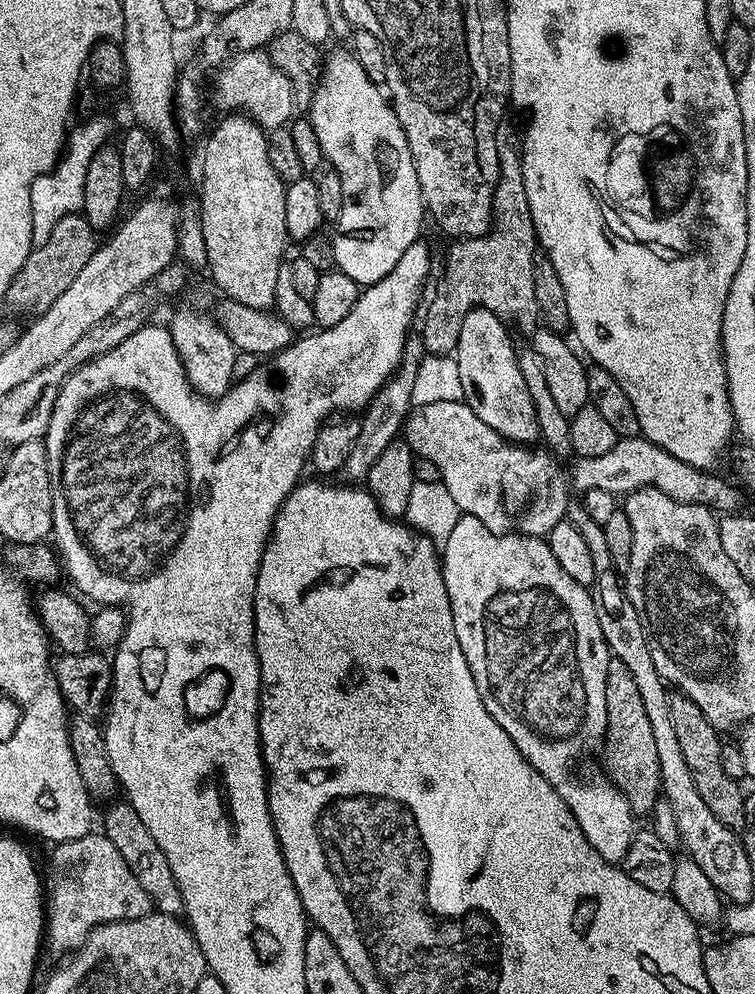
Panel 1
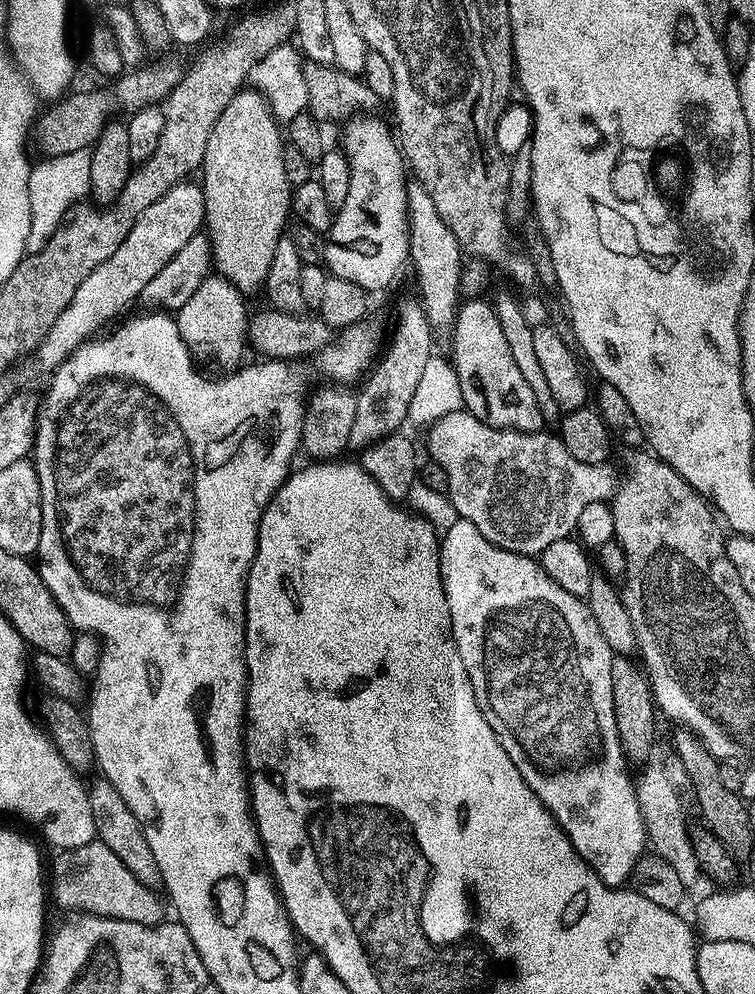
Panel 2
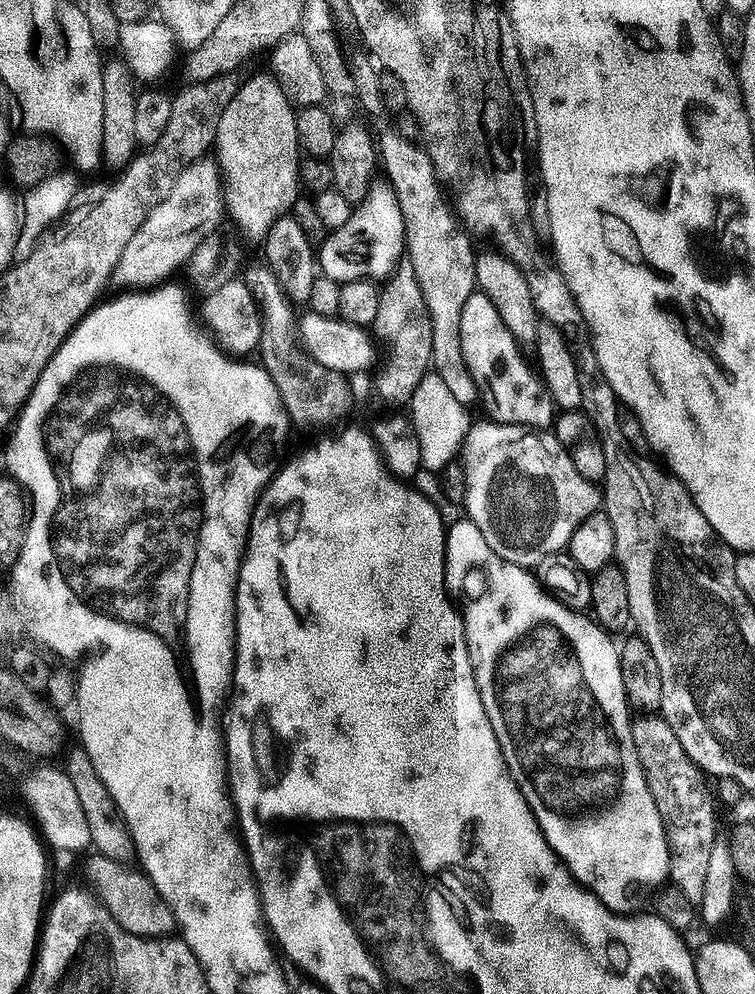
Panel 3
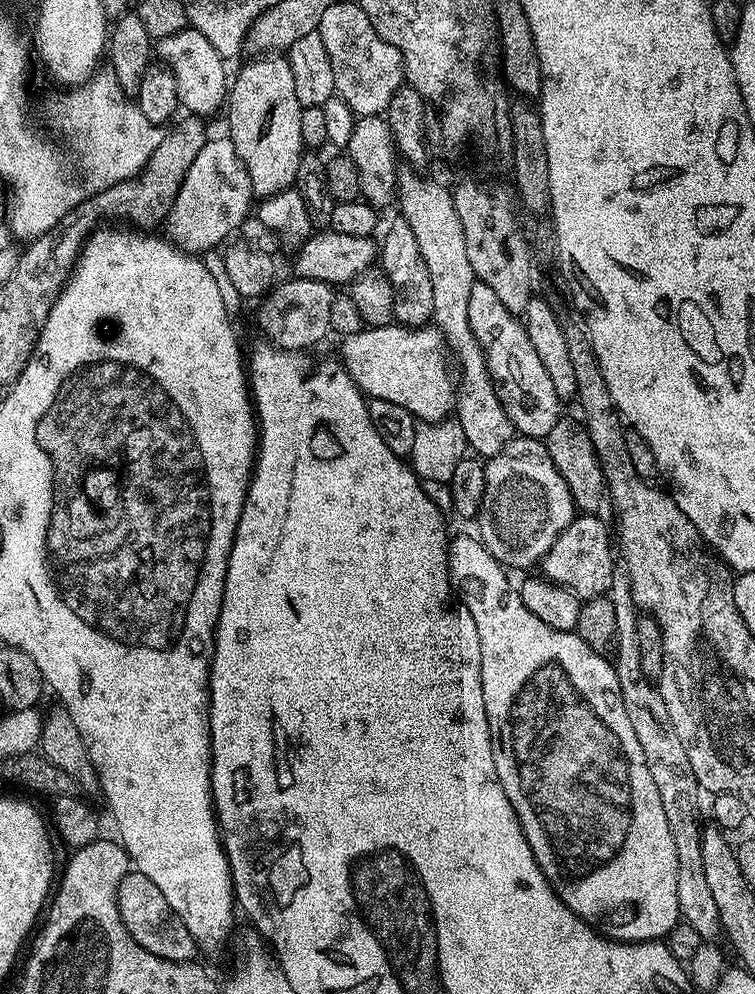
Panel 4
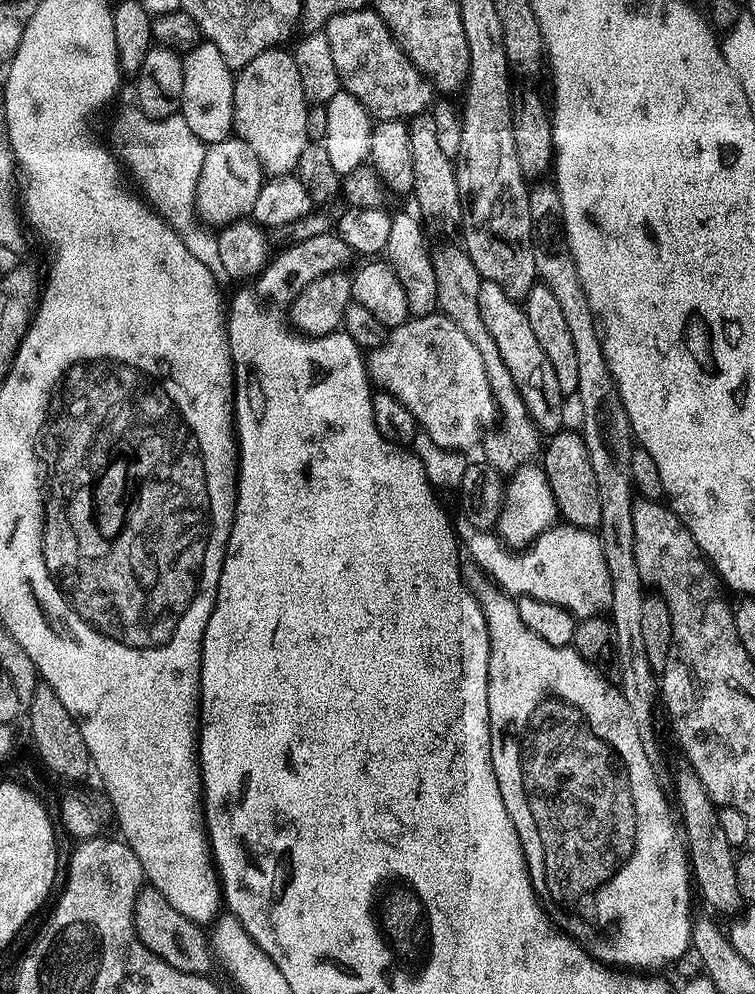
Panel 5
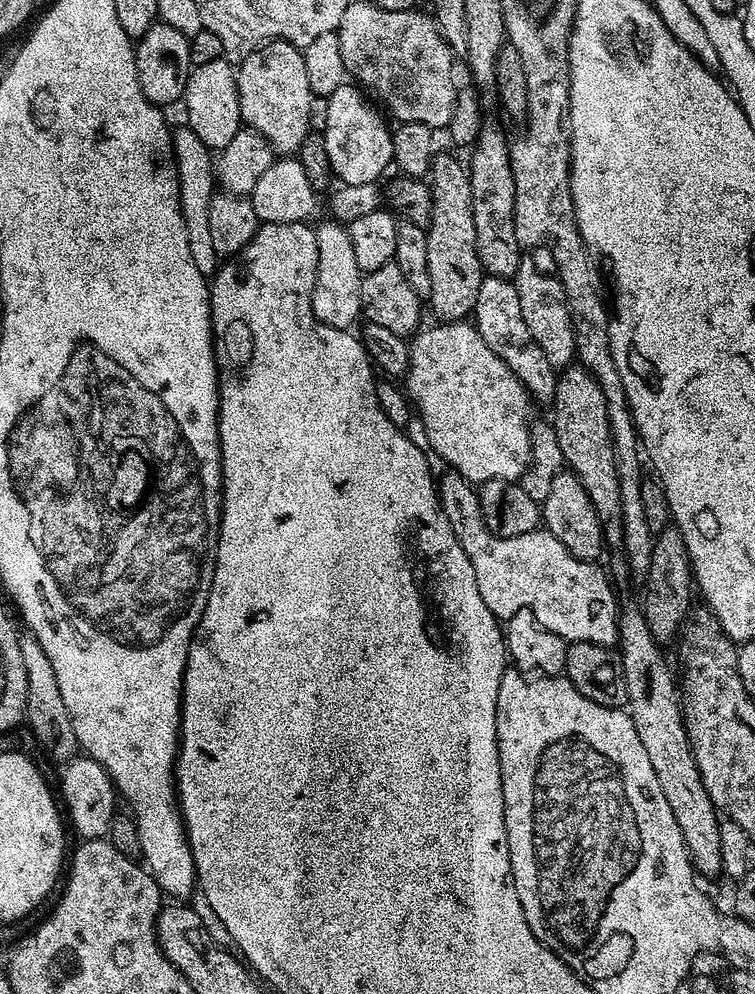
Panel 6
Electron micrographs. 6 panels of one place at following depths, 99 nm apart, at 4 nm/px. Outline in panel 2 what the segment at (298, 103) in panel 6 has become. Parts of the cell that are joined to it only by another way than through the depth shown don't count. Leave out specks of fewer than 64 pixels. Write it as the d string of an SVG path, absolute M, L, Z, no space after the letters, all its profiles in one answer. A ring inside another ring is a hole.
M241 90L237 96L230 98L230 106L222 110L222 118L214 122L214 130L210 130L210 142L206 142L206 154L202 165L204 222L212 245L214 268L238 291L245 294L251 294L256 287L259 289L268 277L270 262L274 262L274 246L278 246L281 236L285 235L286 225L290 220L294 191L294 185L286 176L286 140L282 135L281 125L273 115L263 91L248 91Z

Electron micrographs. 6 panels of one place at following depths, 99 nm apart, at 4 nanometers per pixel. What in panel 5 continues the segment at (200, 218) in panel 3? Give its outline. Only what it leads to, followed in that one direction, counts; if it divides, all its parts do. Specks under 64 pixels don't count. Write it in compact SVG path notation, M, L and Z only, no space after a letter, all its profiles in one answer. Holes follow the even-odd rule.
M229 138L217 144L209 144L204 150L196 208L201 217L212 226L223 226L233 220L243 219L251 213L258 198L258 190L262 190L265 179L266 173L258 162L258 154L254 154L245 140Z

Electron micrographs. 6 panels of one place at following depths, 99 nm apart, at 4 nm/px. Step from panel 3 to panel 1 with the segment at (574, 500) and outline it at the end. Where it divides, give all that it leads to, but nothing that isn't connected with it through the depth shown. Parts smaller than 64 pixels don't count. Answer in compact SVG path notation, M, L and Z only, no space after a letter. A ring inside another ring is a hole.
M463 399L434 402L413 407L402 427L402 439L409 444L413 453L430 458L438 466L440 479L450 490L450 498L460 507L465 516L478 518L482 526L497 534L519 533L521 536L547 537L568 515L568 484L560 473L561 461L543 447L521 446L511 440L503 440L497 432L490 430L474 410ZM641 435L617 439L606 454L598 454L598 458L583 458L579 463L576 484L580 490L597 488L613 494L627 494L639 488L657 488L678 502L704 504L720 514L728 514L735 509L732 507L736 504L736 492L722 477L712 476L716 474L682 462Z

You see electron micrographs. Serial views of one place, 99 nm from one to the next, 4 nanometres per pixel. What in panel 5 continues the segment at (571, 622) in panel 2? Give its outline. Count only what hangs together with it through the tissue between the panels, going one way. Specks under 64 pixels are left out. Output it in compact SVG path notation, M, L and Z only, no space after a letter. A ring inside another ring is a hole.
M484 582L481 588L475 589L476 598L480 601L480 609L488 623L488 637L490 638L490 666L488 667L488 705L490 706L490 754L492 755L492 769L498 778L498 790L502 794L502 802L506 802L506 814L510 814L510 822L514 826L514 830L518 830L518 838L520 845L524 851L524 861L528 867L528 877L532 879L532 889L536 892L536 899L540 901L540 907L548 913L548 919L556 925L562 932L568 933L577 944L583 946L588 951L589 956L593 960L605 965L611 966L616 970L656 970L652 968L664 968L675 965L680 959L682 953L690 947L692 943L692 929L694 927L694 919L692 920L692 896L694 897L694 884L690 879L690 865L688 862L688 853L686 845L682 839L681 833L678 831L677 821L674 819L674 808L664 797L664 788L660 785L660 780L656 777L656 772L652 769L653 757L642 746L642 738L638 738L638 726L634 722L634 714L630 714L630 706L626 702L626 698L621 694L619 687L615 683L612 684L604 676L599 676L595 672L593 665L578 655L575 648L563 647L558 648L548 642L542 640L537 635L529 632L519 618L519 610L517 601L508 593L500 591L495 584Z

